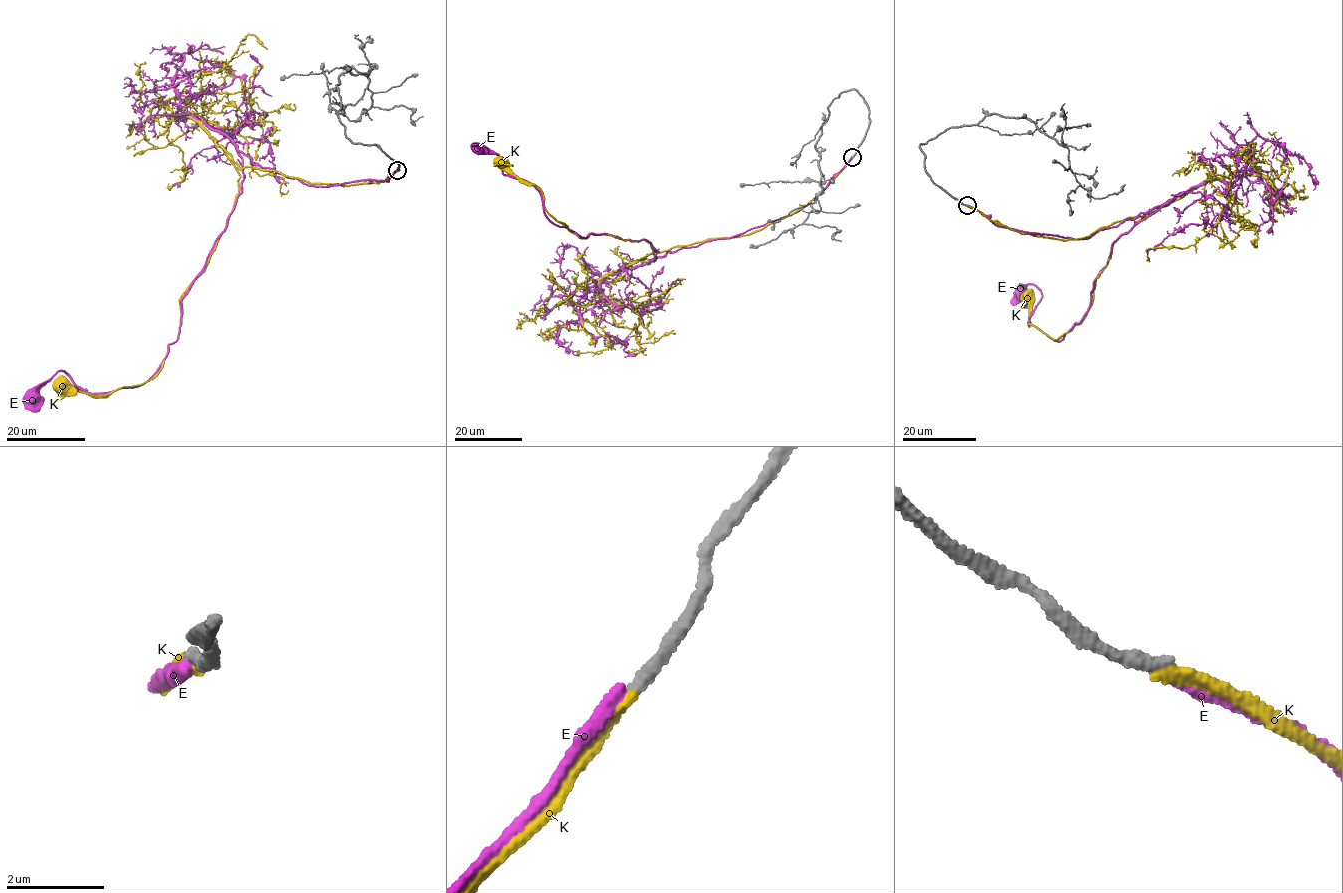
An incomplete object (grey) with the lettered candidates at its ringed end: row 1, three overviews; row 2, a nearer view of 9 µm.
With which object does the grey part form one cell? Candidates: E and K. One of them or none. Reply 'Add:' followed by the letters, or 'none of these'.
Add: K

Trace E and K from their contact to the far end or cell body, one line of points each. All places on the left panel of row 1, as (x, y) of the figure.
E: (397, 170), (312, 185), (238, 151), (233, 211), (158, 370), (96, 393), (61, 371), (29, 397)
K: (397, 170), (342, 186), (232, 162), (232, 212), (180, 298), (161, 370), (109, 395), (60, 386)

